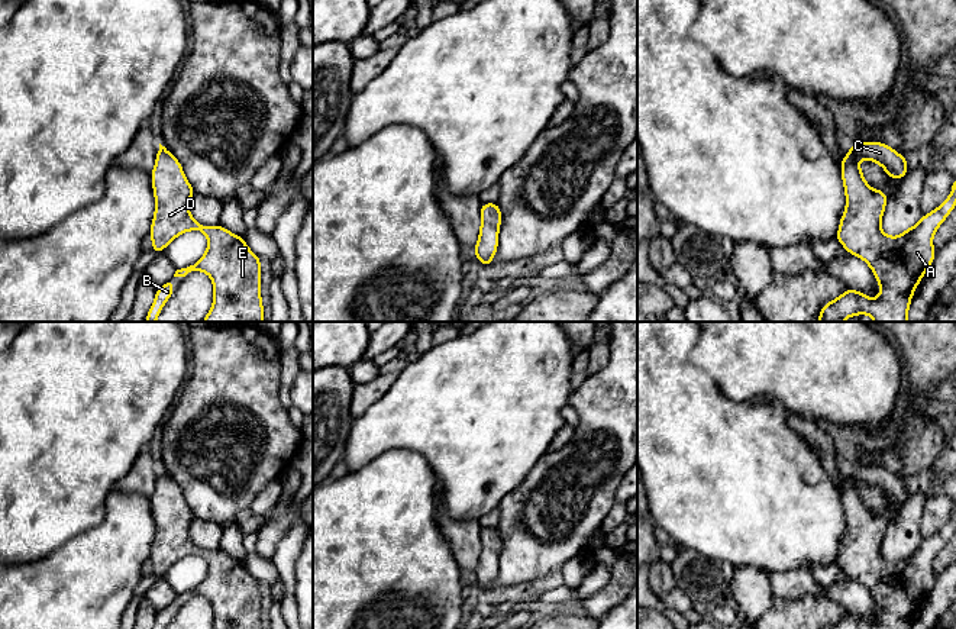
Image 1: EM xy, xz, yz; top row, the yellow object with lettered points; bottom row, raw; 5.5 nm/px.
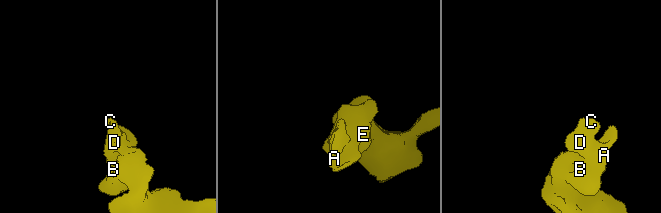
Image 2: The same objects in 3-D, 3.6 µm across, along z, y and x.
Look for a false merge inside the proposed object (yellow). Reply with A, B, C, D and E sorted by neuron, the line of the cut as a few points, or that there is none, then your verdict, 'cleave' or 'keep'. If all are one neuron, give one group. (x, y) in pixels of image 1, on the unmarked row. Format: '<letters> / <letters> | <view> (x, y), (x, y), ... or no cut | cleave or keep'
A B C D E | no cut | keep

